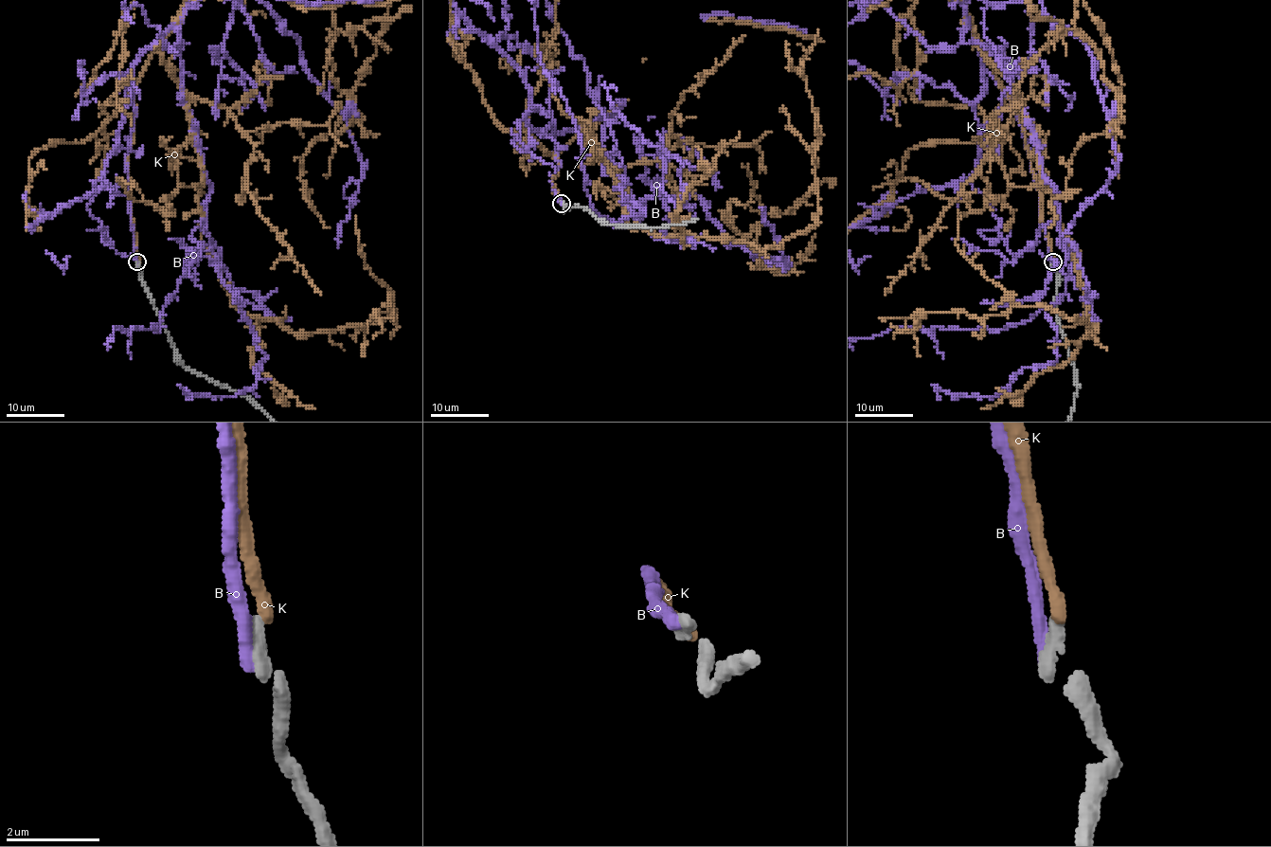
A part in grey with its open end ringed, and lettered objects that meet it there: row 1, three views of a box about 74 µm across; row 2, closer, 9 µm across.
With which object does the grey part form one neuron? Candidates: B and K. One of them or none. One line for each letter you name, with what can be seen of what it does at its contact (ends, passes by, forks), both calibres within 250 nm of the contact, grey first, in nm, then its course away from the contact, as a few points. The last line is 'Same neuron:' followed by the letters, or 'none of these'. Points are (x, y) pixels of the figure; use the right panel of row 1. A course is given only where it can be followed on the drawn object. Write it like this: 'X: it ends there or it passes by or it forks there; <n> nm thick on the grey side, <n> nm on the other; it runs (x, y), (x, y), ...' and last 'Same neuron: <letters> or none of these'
Same neuron: none of these

